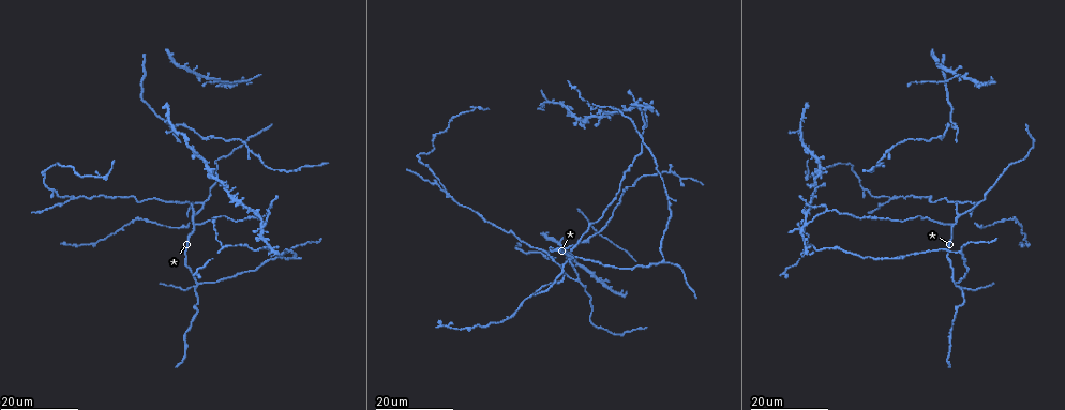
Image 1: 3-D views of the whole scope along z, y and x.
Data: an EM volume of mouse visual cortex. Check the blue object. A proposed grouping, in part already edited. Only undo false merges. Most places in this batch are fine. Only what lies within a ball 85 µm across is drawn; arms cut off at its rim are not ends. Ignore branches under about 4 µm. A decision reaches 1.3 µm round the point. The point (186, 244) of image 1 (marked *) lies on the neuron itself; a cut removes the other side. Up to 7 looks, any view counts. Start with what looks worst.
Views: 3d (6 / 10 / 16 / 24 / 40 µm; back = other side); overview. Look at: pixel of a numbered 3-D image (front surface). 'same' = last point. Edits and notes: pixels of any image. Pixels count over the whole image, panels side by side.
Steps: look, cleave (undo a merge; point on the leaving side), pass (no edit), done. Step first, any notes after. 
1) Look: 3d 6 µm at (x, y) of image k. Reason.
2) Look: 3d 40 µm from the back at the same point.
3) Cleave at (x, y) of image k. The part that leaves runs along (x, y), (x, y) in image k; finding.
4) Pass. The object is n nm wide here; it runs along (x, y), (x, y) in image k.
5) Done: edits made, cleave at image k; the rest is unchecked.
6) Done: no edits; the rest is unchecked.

Look: 3d 16 µm at (958, 286) of image 1.

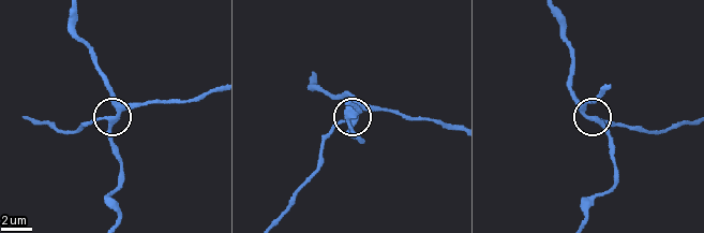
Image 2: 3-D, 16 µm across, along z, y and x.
Look: 3d 10 µm at (104, 119) of image 2.

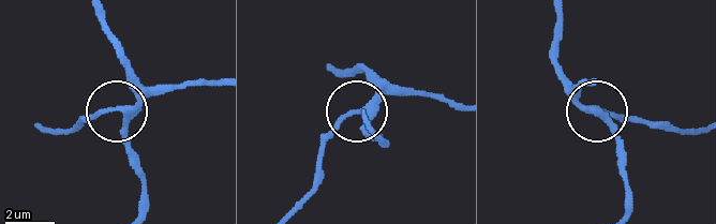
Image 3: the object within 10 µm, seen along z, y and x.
Pass. It runs along (94, 12), (125, 61), (134, 99), (80, 121) in image 3; all the same neuron.

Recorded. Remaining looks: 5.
Look: 3d 16 µm at (221, 249) of image 1. Three-way junction.

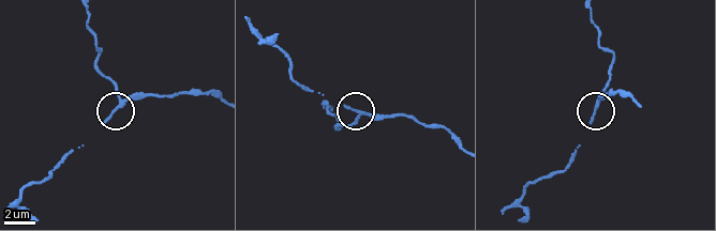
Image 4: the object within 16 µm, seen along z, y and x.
Look: 3d 6 µm at (598, 101) of image 4.

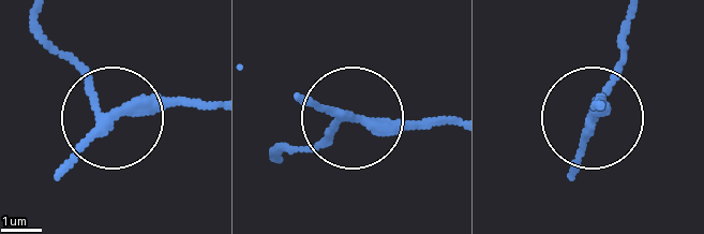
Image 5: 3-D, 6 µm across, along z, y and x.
Look: 3d 6 µm from the back at (339, 118) of image 5.

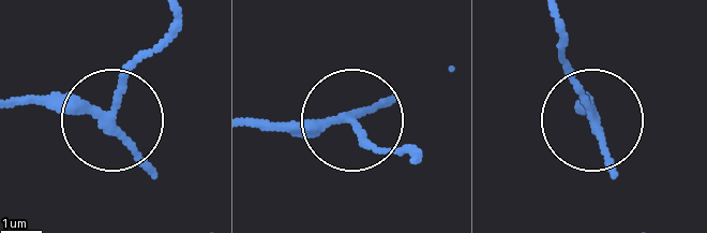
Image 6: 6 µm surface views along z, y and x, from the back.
Pass. 3 arms meet here; it runs along (14, 104), (114, 112), (126, 73), (164, 35) in image 6; continuous, no second neuron.

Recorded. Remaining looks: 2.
Look: 3d 16 µm at (71, 198) of image 1. Arms part here.

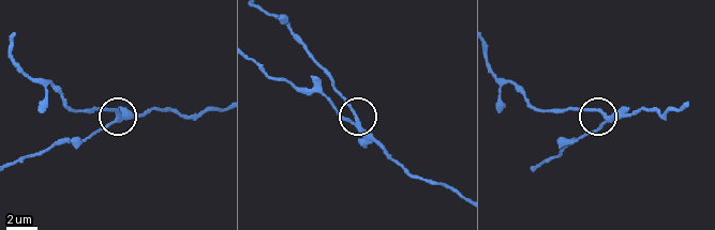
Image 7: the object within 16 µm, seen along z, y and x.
Look: 3d 6 µm at (355, 123) of image 7.

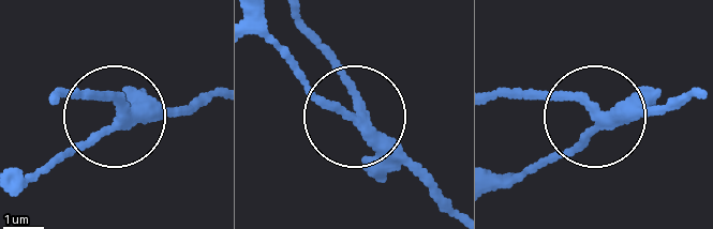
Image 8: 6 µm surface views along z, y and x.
Pass. It runs along (208, 95), (125, 112), (47, 164) in image 8; one neuron here.

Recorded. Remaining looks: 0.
Done: no edits; the rest is unchecked.

